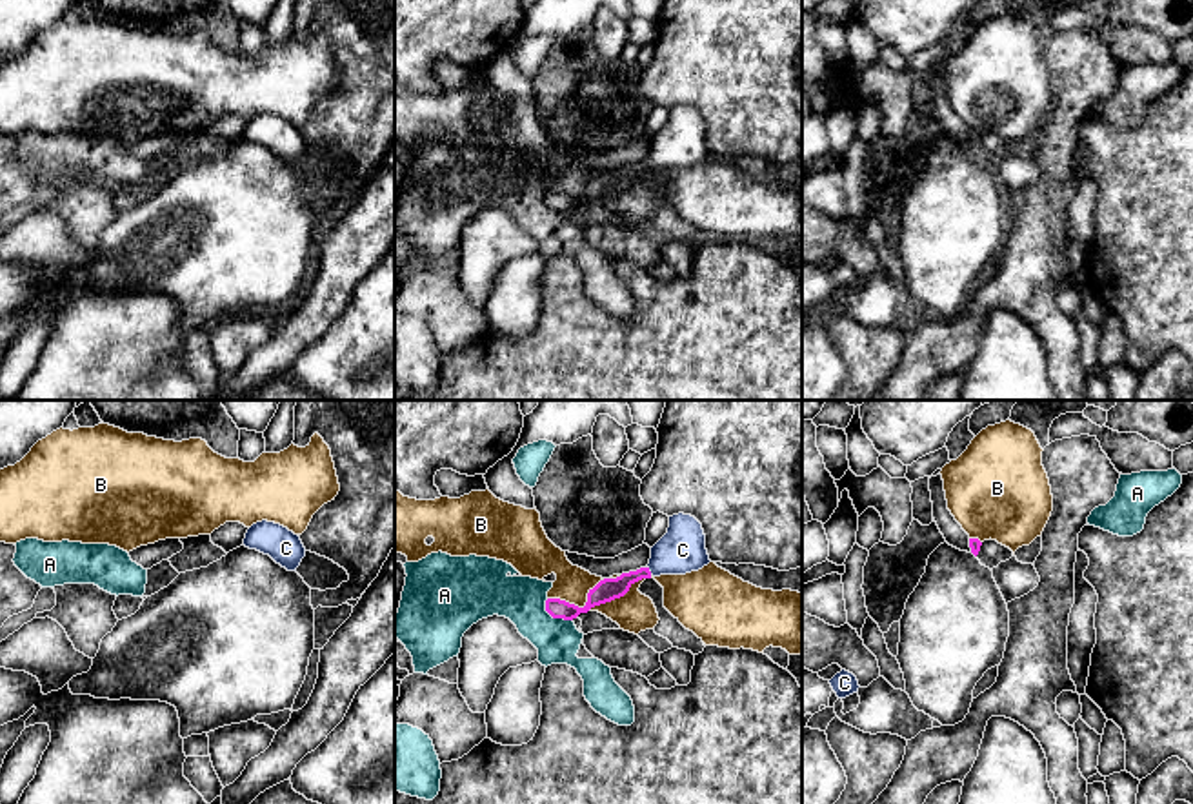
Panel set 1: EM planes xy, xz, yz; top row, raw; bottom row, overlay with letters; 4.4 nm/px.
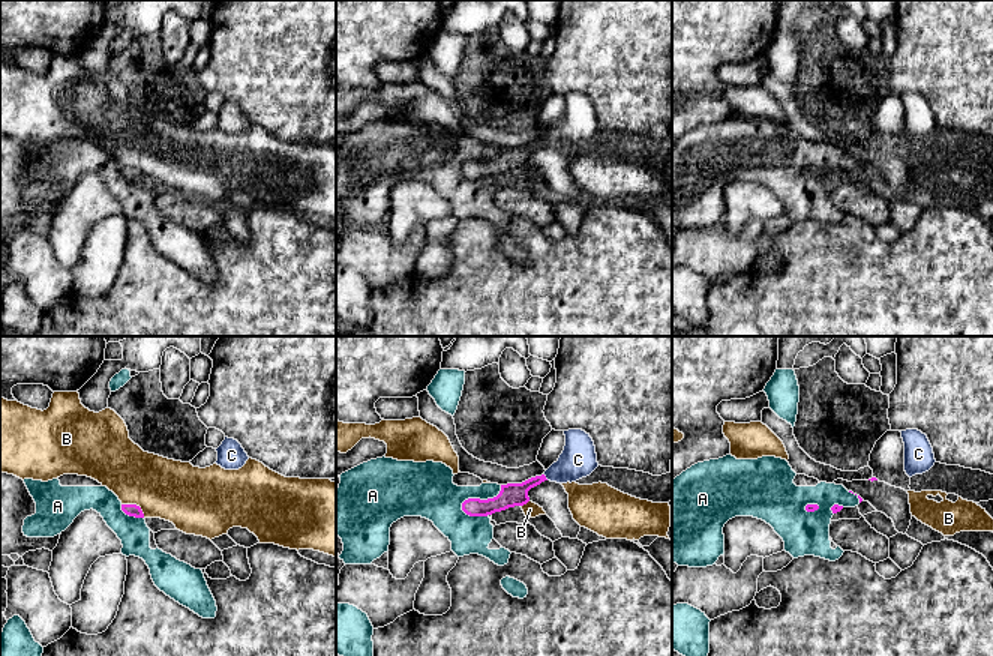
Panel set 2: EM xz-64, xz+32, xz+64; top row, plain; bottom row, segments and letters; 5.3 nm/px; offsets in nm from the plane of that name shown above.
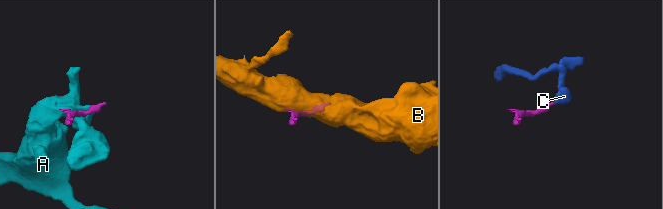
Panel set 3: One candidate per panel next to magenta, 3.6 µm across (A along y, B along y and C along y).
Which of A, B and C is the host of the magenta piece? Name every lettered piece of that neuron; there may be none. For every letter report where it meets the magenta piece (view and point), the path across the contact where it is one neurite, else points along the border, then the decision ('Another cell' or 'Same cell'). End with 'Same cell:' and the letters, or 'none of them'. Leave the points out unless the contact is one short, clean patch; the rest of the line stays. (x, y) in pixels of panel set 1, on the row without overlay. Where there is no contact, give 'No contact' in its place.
A: Touches magenta at xz (555, 210). Another cell
B: Touches magenta at xz (577, 199). Another cell
C: Touches magenta at xz (648, 162). Path across: xz (606, 182), (648, 162), (682, 142). Same cell
Same cell: C

